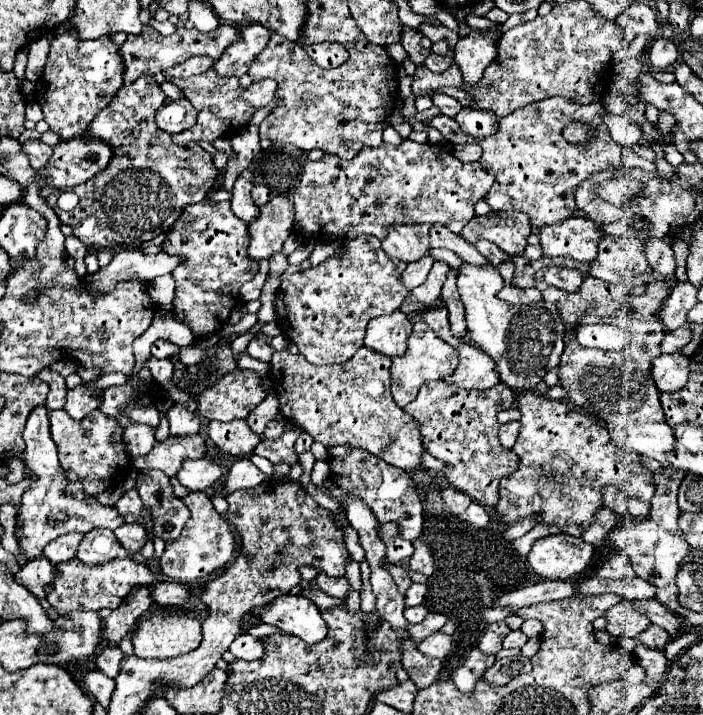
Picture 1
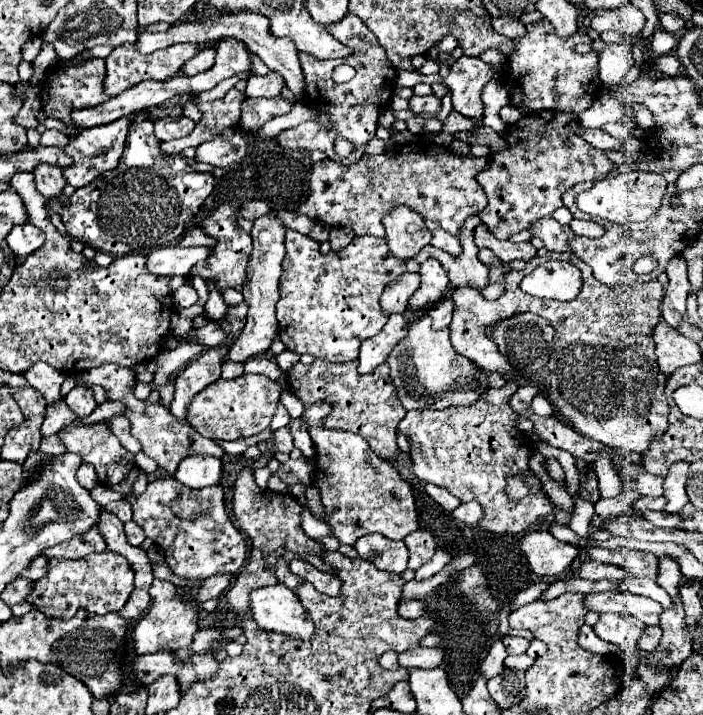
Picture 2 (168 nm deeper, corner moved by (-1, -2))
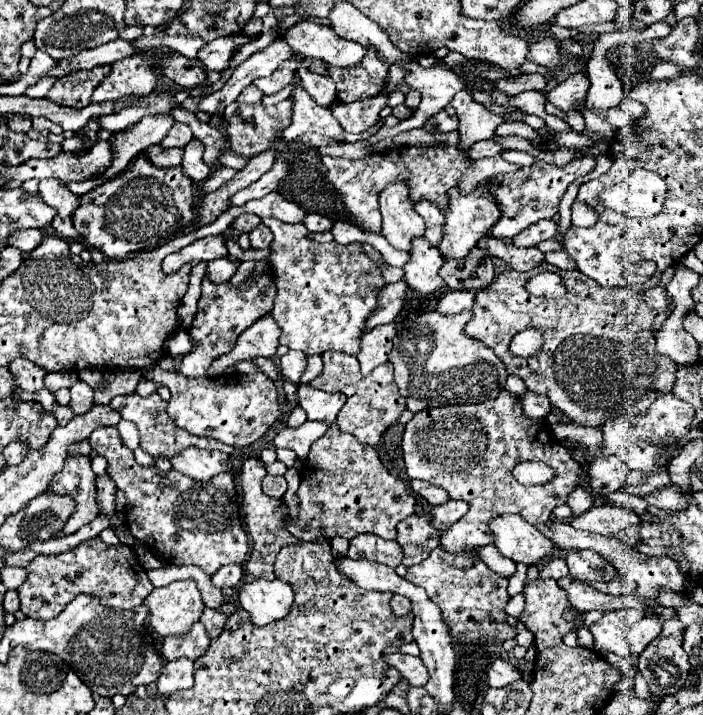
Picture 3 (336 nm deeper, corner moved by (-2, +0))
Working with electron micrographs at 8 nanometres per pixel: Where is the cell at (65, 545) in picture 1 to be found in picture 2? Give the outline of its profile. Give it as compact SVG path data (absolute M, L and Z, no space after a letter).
M41 554L41 556L35 558L35 562L27 568L27 574L21 574L21 576L23 576L23 578L29 578L29 580L37 580L37 578L45 576L45 574L47 574L47 562L49 562L49 558Z

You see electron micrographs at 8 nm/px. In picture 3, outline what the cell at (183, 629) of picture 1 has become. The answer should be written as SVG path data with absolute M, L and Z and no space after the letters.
M180 580L154 588L144 604L150 612L150 626L162 638L188 632L188 628L200 620L204 610L194 580Z

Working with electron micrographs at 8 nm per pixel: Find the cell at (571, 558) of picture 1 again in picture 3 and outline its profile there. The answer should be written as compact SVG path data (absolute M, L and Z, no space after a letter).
M496 516L488 526L498 552L514 562L530 566L548 560L556 550L554 544L546 540L546 536L542 536L536 528L532 528L532 524L528 524L522 516Z

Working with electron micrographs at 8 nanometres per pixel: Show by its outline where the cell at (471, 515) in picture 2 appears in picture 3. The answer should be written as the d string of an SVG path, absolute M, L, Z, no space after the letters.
M448 500L444 504L432 506L430 516L432 516L432 528L436 528L440 534L446 532L454 522L458 522L464 514L468 512L468 504L460 500Z

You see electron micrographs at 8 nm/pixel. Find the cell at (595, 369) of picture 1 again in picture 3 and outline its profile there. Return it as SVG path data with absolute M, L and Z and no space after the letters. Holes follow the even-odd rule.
M544 262L532 272L506 270L496 276L488 288L476 294L472 308L474 318L466 326L466 334L488 344L496 352L496 356L506 364L508 374L522 378L530 392L546 394L550 398L552 408L562 410L570 420L584 426L600 428L608 418L626 416L628 406L632 402L650 402L650 398L656 398L656 392L672 392L676 364L668 360L668 356L656 352L656 340L652 334L656 310L642 300L642 292L636 292L632 288L604 288L582 272L570 270L570 280L562 280L566 286L566 294L562 298L536 298L526 292L526 282L544 270L558 272L556 266ZM526 328L540 328L544 332L544 344L538 354L530 358L520 358L510 352L510 342L514 334Z

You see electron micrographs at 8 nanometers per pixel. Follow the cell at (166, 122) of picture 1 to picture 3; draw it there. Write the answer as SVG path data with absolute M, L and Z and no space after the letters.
M176 122L176 124L168 130L168 136L160 142L160 146L162 146L162 148L184 148L190 140L192 140L192 130L190 130L190 126Z

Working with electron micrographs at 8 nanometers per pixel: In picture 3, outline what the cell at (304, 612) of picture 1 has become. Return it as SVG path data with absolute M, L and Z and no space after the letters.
M254 580L244 584L238 592L240 606L250 614L250 620L256 626L266 626L286 618L292 608L292 600L294 592L290 584L280 580Z

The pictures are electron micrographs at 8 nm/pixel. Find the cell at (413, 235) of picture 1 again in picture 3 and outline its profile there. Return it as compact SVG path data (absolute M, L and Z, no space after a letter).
M394 182L388 184L378 196L382 236L398 250L410 250L412 238L424 234L424 220L414 212L414 204L408 194L410 192L404 182Z

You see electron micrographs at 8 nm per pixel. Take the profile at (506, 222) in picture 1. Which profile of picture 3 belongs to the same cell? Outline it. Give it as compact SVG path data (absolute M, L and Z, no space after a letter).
M482 238L478 242L480 248L486 248L492 256L504 260L516 272L528 272L542 264L544 254L538 248L518 248L514 244L506 244L498 238Z

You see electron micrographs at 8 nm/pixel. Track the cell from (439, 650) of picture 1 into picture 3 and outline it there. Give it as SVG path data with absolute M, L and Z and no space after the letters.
M384 654L382 658L386 664L396 668L400 676L410 686L424 686L428 682L428 672L424 668L424 662L418 656L406 656L406 654Z

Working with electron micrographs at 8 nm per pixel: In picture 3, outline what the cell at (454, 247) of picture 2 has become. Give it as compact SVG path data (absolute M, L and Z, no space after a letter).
M420 200L414 204L416 212L426 220L426 232L424 232L424 238L428 242L432 242L434 246L440 244L440 236L442 236L442 222L444 222L444 216L442 212L428 200Z

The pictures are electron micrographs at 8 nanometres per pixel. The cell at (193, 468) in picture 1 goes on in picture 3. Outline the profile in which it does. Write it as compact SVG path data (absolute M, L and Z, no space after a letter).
M186 448L172 458L172 468L184 472L186 476L194 476L196 480L210 480L212 476L228 470L228 454L218 450L200 450Z

